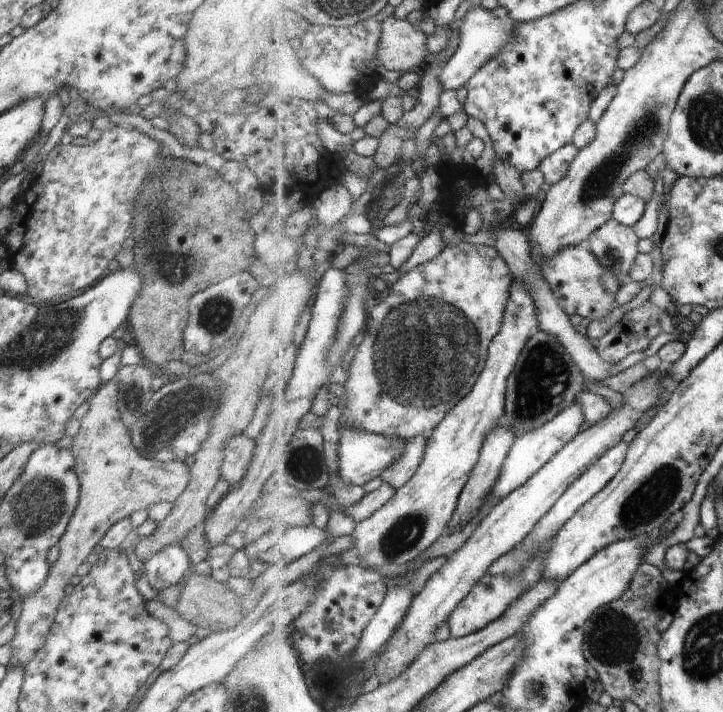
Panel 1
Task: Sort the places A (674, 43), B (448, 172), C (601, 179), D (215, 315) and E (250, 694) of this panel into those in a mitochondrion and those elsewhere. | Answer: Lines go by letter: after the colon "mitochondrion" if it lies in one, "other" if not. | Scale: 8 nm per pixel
A: other
B: other
C: mitochondrion
D: mitochondrion
E: mitochondrion

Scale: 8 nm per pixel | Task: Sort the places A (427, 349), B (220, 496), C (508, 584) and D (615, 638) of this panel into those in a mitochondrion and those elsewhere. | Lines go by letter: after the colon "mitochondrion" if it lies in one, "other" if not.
A: mitochondrion
B: other
C: mitochondrion
D: mitochondrion

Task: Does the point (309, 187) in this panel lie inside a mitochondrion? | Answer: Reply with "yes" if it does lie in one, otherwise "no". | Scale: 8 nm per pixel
no

